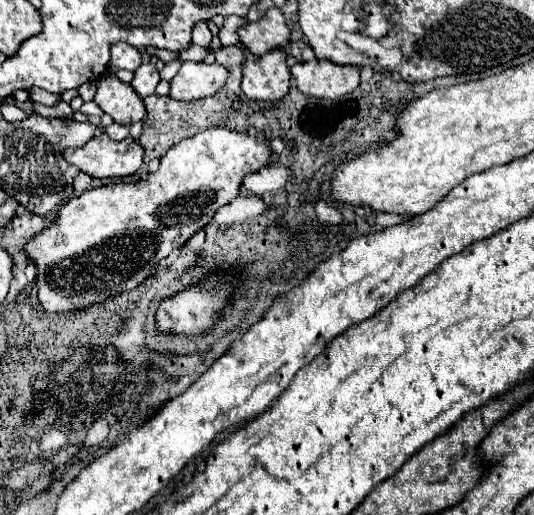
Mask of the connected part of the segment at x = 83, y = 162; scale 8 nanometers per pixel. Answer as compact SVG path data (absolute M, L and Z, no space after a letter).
M99 134L81 148L67 148L63 158L95 178L119 178L141 168L143 146L133 138L115 142L107 134Z

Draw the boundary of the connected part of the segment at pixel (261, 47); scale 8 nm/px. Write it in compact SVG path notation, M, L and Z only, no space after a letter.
M271 8L261 20L241 26L239 38L241 38L241 44L249 48L255 56L263 56L273 48L289 44L291 30L287 26L283 10Z

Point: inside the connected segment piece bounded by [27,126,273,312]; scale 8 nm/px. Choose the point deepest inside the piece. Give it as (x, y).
(106, 241)

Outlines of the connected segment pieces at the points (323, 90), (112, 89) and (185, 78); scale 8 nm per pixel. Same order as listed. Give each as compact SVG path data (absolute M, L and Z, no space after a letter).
M313 60L313 62L299 62L291 68L291 76L297 82L297 88L315 98L339 98L353 92L359 86L359 68L355 66L339 66L327 60Z
M105 74L97 80L95 102L119 124L131 124L145 118L143 98L133 90L131 84L121 82L113 74Z
M183 62L177 76L171 80L169 96L175 100L199 100L217 94L227 82L227 68L213 62Z

